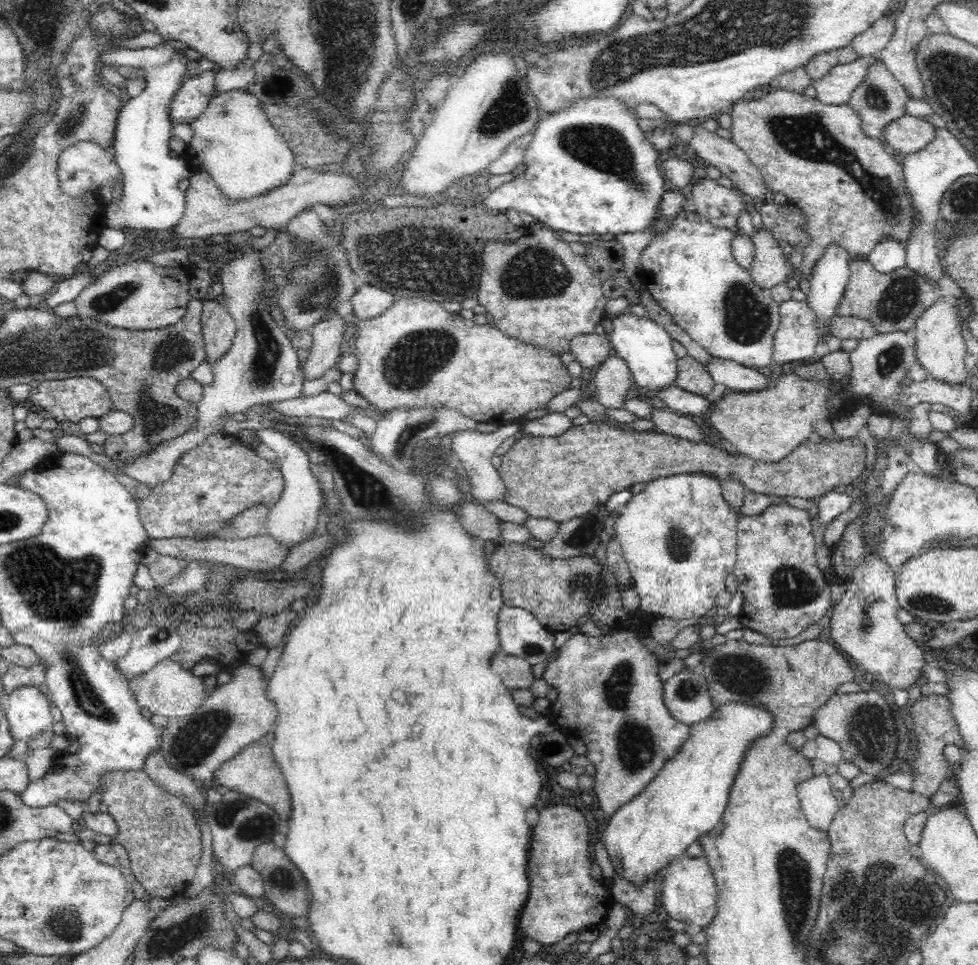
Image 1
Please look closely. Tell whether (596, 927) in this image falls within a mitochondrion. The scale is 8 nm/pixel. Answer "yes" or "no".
no

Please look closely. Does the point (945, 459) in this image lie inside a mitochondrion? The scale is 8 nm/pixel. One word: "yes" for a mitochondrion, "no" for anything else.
no

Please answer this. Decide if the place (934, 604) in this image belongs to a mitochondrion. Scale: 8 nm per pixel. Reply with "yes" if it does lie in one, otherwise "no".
yes

